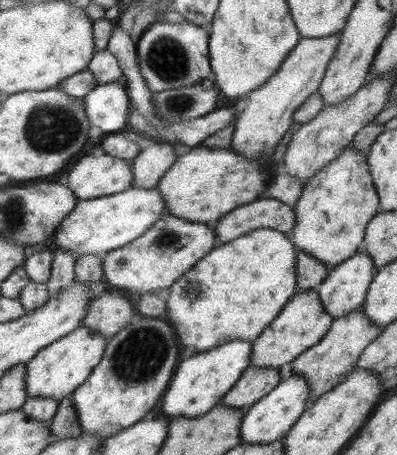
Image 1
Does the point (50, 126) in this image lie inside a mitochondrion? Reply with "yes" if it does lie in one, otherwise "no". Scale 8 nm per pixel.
yes

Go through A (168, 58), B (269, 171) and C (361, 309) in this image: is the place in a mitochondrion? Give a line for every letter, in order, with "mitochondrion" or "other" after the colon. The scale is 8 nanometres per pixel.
A: mitochondrion
B: other
C: other

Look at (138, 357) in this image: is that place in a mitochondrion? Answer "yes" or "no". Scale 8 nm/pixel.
yes

